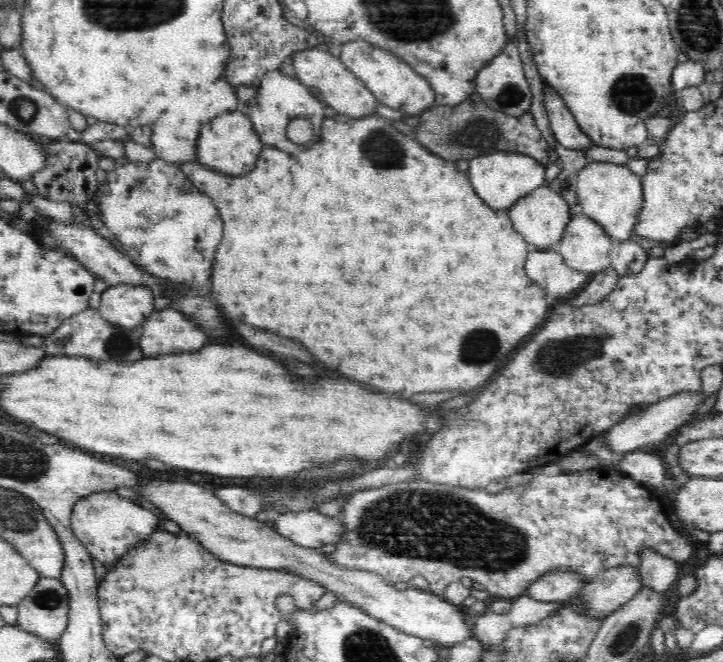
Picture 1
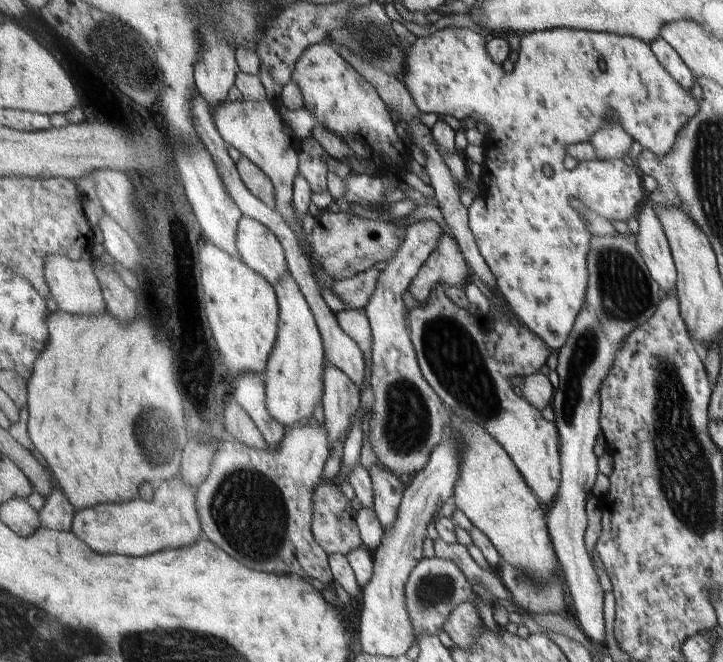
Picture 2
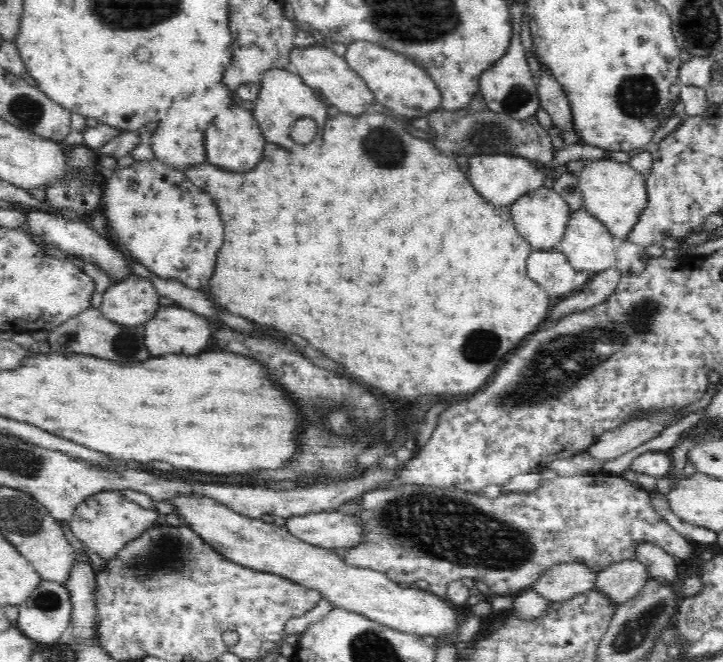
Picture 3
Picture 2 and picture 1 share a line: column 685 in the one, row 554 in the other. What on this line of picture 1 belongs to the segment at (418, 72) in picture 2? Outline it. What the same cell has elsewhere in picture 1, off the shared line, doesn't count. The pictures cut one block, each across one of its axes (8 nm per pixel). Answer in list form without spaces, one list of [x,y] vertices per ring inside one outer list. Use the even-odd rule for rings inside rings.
[[[116,490],[87,493],[71,505],[70,512],[71,528],[76,539],[82,543],[92,560],[102,562],[106,570],[113,569],[131,548],[146,542],[154,532],[159,531],[162,521],[153,511],[120,497]]]

